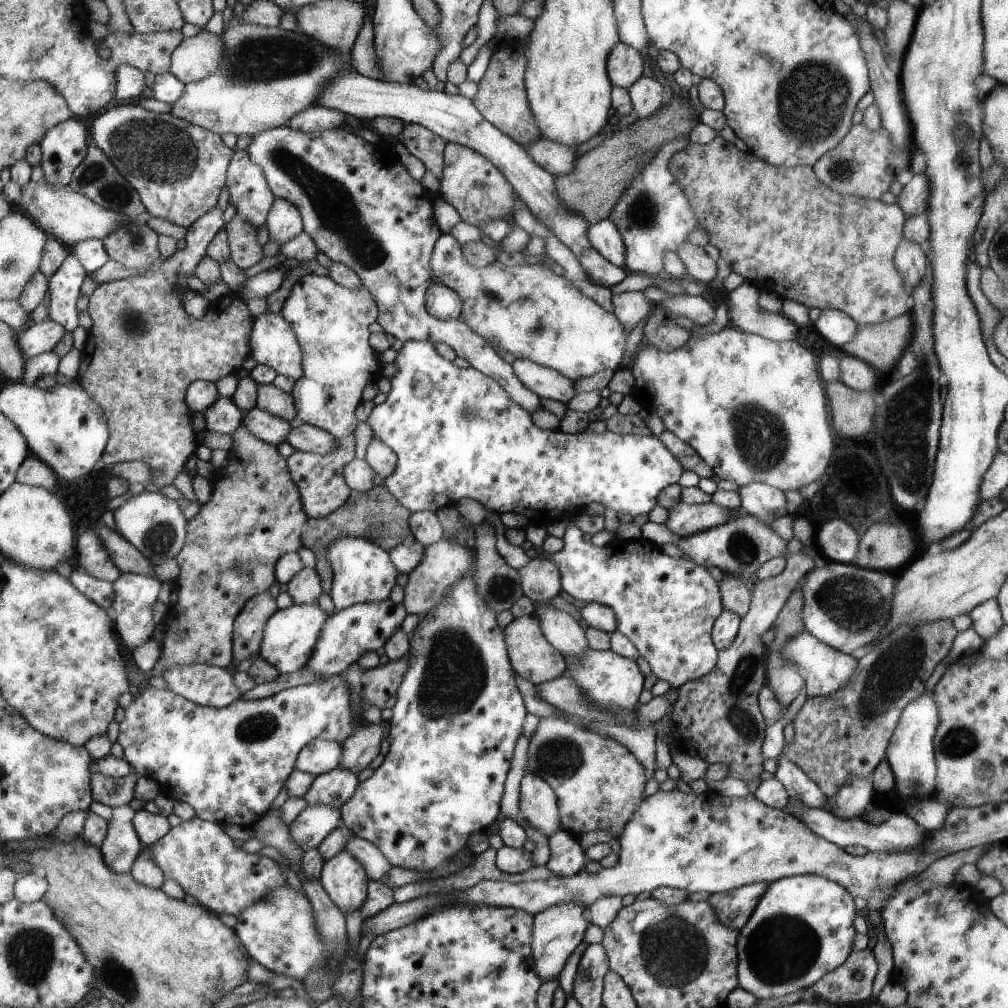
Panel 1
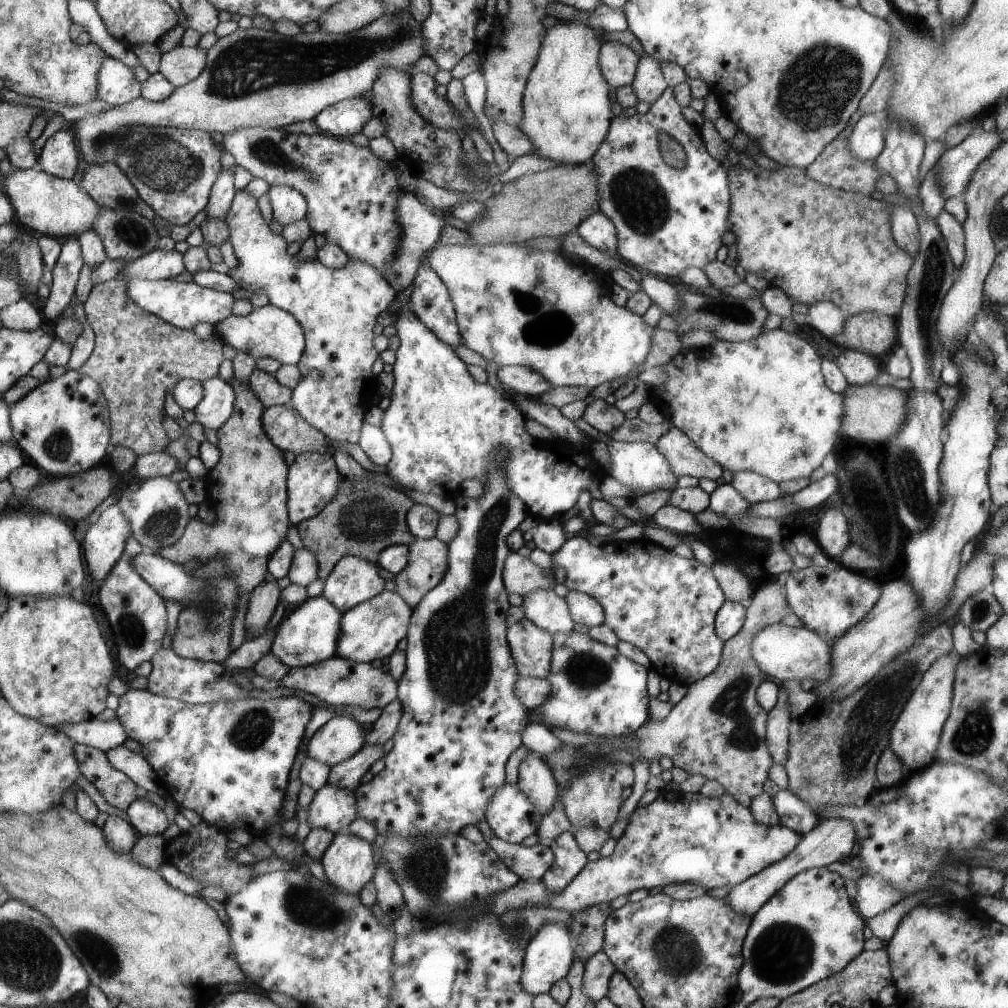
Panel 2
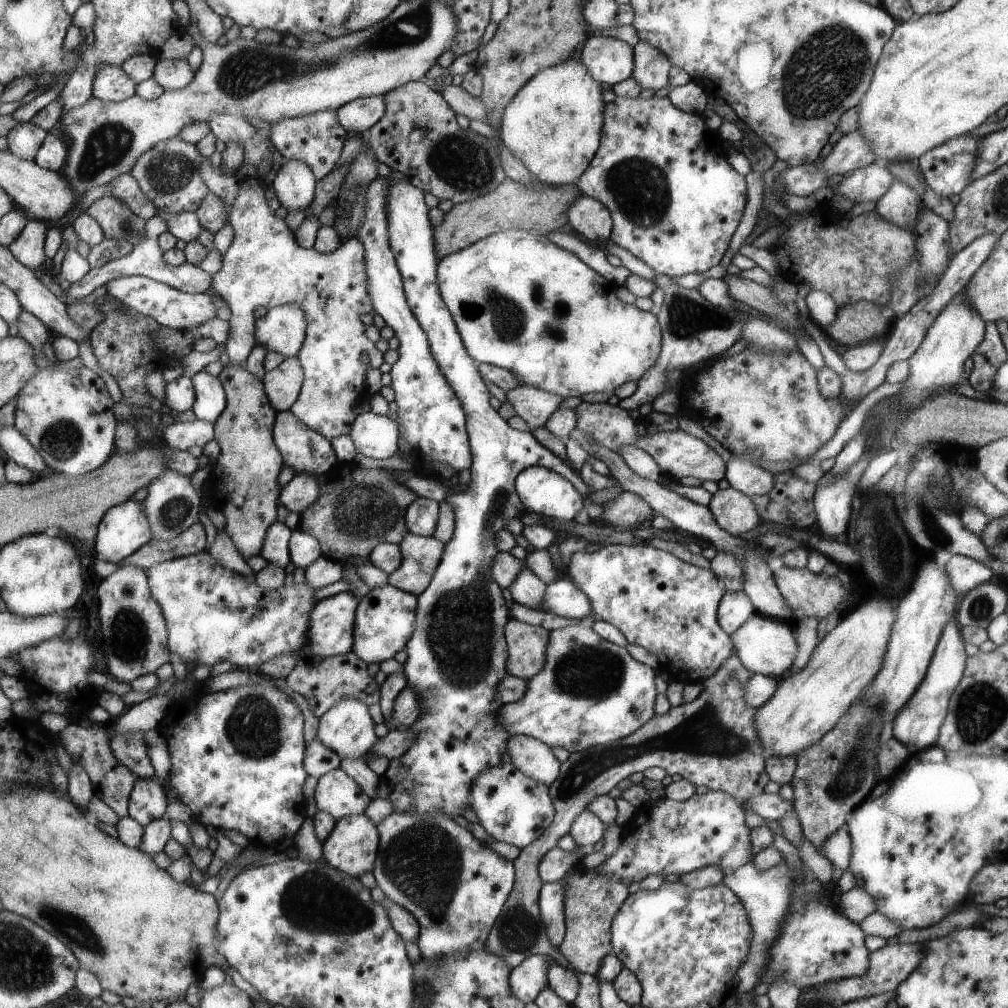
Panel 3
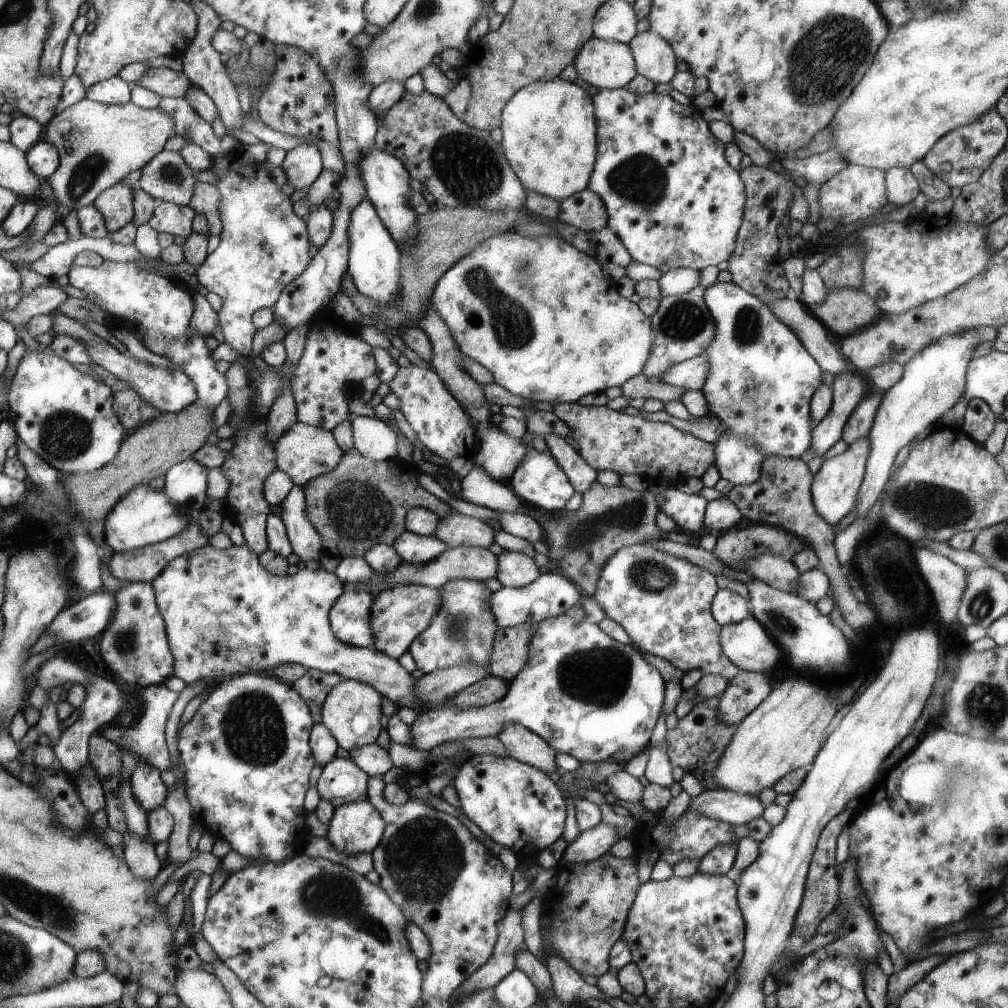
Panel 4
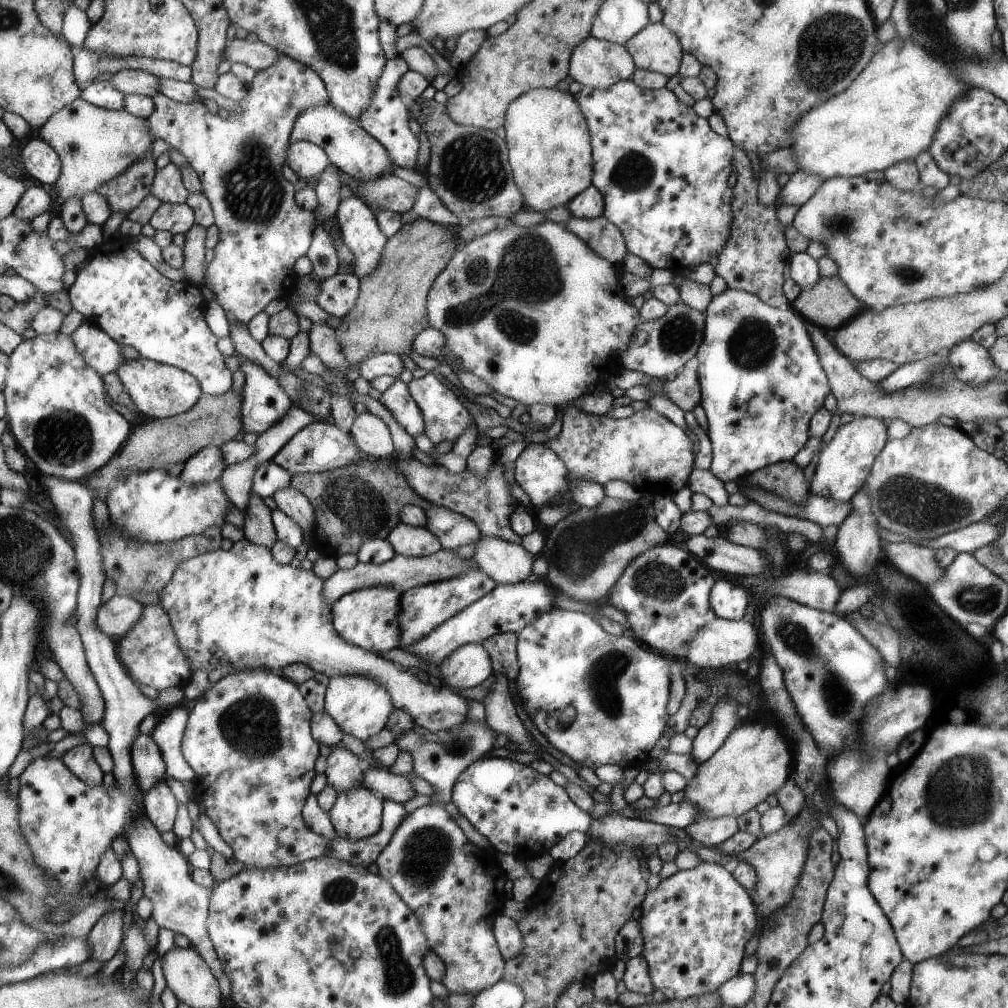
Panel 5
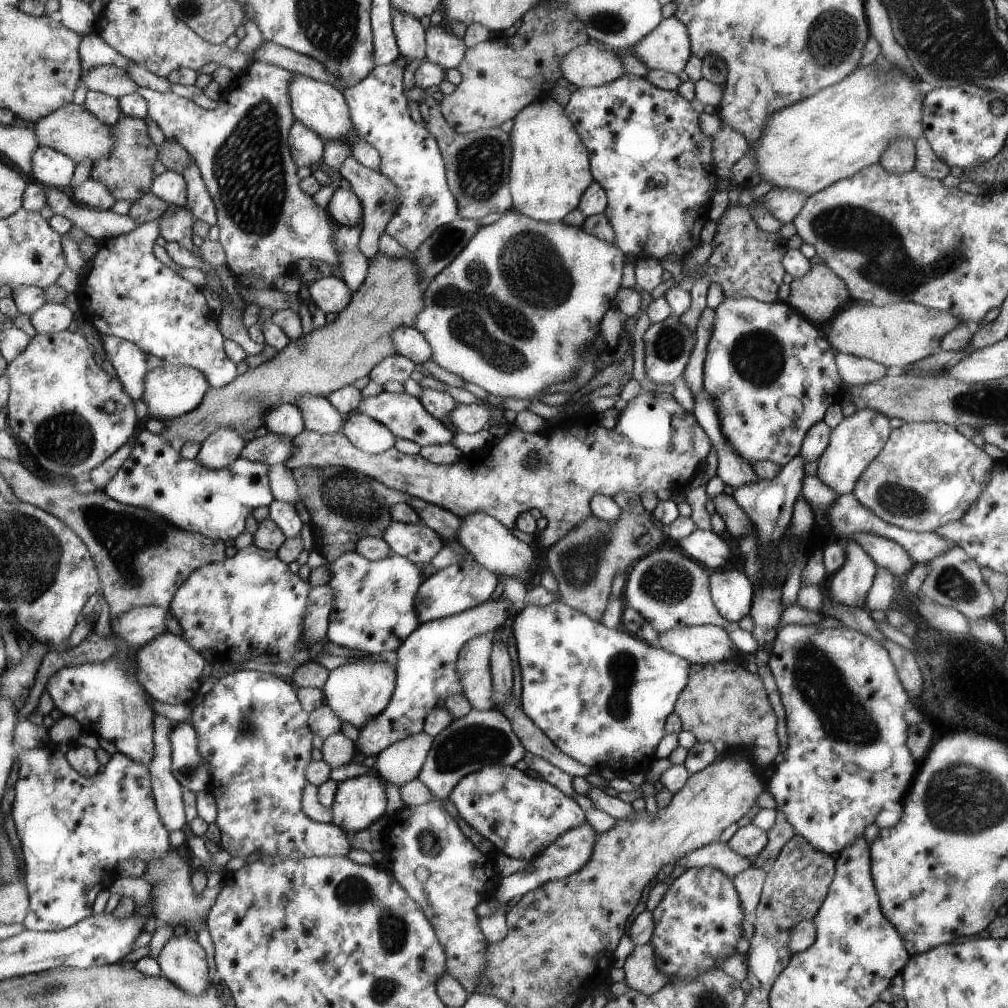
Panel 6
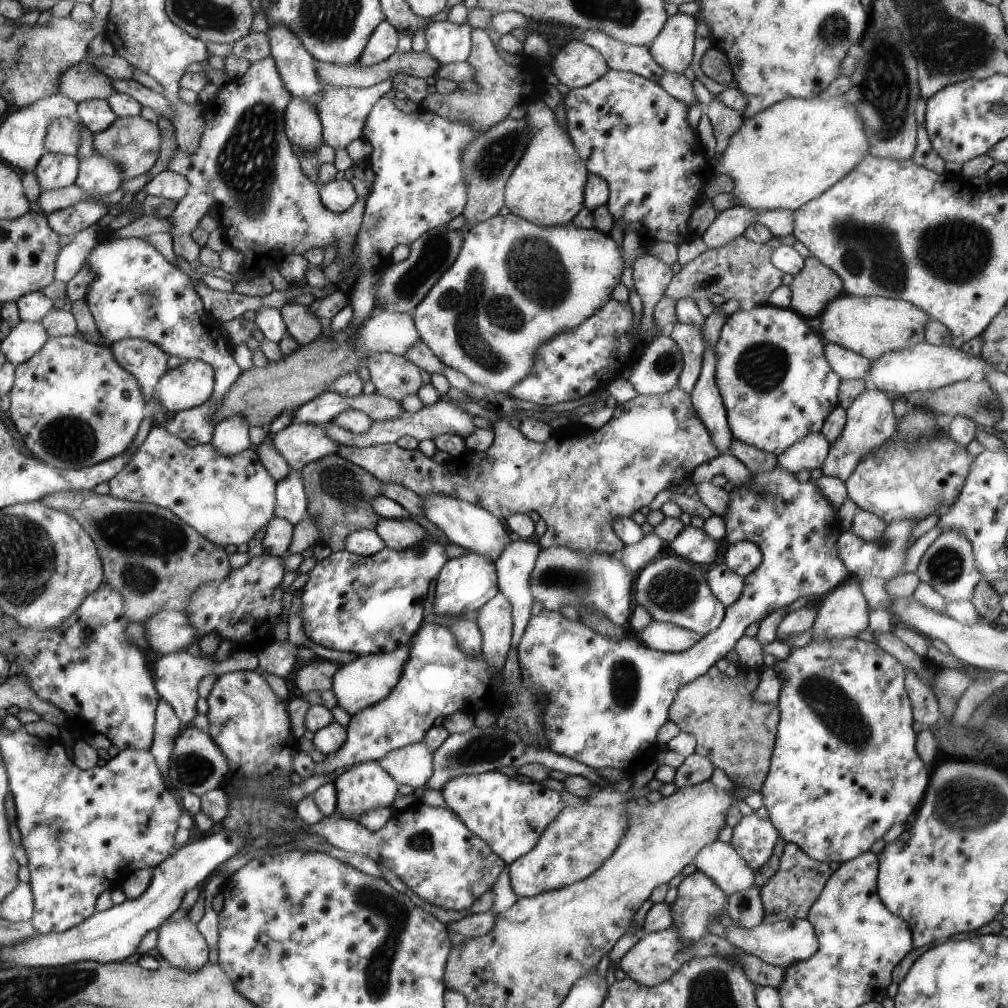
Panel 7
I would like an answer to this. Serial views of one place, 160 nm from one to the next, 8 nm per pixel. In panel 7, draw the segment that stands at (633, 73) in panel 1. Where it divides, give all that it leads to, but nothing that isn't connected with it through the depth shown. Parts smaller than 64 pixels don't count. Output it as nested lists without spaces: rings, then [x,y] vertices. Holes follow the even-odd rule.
[[[577,40],[561,45],[553,54],[549,68],[554,82],[569,89],[591,85],[609,70],[600,51]]]

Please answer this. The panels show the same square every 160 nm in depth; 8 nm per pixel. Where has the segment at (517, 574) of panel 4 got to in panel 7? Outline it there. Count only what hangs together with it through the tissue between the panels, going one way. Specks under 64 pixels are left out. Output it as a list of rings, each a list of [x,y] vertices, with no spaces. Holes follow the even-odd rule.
[[[436,491],[421,496],[424,498],[424,516],[430,520],[433,528],[439,528],[443,532],[449,542],[473,553],[487,555],[493,562],[504,552],[510,540],[496,515]]]

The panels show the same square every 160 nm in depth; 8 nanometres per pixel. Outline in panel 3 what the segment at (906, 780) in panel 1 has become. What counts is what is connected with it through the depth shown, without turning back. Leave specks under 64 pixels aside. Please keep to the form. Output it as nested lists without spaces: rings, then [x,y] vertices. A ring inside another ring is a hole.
[[[953,616],[948,621],[948,625],[944,627],[940,641],[936,643],[932,662],[920,688],[916,690],[912,700],[901,710],[897,720],[885,734],[899,740],[901,744],[907,744],[908,748],[909,746],[917,748],[917,750],[913,750],[913,754],[935,744],[935,740],[939,737],[940,726],[948,715],[948,702],[951,700],[953,690],[956,689],[963,677],[964,663],[967,661],[967,657],[964,652],[963,636],[959,635],[958,626],[959,624]]]

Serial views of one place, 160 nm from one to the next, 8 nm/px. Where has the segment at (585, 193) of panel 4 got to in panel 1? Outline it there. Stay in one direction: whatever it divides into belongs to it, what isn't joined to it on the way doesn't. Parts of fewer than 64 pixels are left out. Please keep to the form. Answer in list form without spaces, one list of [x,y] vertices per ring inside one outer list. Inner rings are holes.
[[[608,218],[589,224],[585,228],[585,238],[589,246],[599,252],[607,262],[624,267],[625,248],[617,228]]]

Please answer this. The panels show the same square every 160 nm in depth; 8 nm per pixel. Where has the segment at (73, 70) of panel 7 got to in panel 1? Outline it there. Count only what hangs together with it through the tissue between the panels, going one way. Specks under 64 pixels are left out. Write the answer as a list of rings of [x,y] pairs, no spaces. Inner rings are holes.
[[[203,29],[195,37],[187,37],[172,55],[171,73],[185,85],[205,80],[217,71],[225,46],[221,36]]]

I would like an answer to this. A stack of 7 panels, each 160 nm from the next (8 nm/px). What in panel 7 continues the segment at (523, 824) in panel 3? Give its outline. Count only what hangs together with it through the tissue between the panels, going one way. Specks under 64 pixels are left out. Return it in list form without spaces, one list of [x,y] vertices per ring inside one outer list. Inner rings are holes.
[[[499,771],[457,775],[440,788],[450,811],[457,814],[473,834],[484,839],[499,858],[508,864],[529,852],[540,834],[564,809],[559,793],[533,781],[519,782]]]

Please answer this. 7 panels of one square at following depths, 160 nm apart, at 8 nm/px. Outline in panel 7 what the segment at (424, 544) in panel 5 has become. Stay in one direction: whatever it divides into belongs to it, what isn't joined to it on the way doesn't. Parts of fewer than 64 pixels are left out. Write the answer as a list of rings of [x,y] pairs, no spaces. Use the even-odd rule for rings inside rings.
[[[383,519],[375,530],[382,539],[397,550],[405,550],[423,541],[428,536],[428,527],[415,519]]]

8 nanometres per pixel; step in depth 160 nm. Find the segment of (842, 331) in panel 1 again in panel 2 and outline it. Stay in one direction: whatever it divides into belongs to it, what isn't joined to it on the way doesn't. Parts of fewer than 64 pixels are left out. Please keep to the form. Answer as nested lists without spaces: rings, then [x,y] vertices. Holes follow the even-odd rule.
[[[823,300],[809,305],[806,318],[807,324],[827,340],[832,340],[837,334],[840,334],[845,323],[845,315],[836,306],[836,303]]]

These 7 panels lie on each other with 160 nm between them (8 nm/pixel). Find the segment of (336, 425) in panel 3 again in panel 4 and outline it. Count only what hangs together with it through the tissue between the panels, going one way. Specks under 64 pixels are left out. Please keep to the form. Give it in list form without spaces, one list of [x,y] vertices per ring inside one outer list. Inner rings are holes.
[[[163,97],[159,108],[173,118],[176,134],[189,136],[211,160],[211,169],[216,174],[213,186],[217,186],[221,194],[219,214],[225,228],[220,245],[195,275],[208,292],[223,298],[223,308],[218,314],[225,343],[241,354],[252,355],[258,332],[253,314],[266,307],[273,308],[289,284],[300,278],[312,262],[308,222],[293,212],[293,202],[281,193],[268,161],[240,164],[238,157],[236,160],[227,158],[230,152],[223,154],[222,138],[213,132],[211,122],[200,116],[183,97]],[[325,313],[311,324],[304,358],[291,376],[291,388],[298,406],[299,421],[333,431],[341,422],[351,420],[347,393],[359,389],[365,378],[377,373],[376,350],[361,340],[349,324],[332,314]]]

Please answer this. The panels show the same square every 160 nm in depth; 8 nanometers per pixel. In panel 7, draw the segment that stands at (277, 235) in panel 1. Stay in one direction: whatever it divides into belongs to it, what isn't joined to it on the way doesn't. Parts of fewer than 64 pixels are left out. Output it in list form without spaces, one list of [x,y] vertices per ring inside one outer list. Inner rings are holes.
[[[295,97],[285,115],[289,140],[303,149],[315,149],[324,142],[324,128],[317,107]]]

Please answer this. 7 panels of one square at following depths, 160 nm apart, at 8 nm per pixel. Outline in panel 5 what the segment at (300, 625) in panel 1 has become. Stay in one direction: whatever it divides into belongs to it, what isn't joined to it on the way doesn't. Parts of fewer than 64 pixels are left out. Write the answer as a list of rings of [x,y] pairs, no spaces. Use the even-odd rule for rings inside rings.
[[[370,587],[348,593],[335,601],[332,611],[336,630],[350,644],[381,653],[400,647],[400,611],[403,593],[395,587]]]

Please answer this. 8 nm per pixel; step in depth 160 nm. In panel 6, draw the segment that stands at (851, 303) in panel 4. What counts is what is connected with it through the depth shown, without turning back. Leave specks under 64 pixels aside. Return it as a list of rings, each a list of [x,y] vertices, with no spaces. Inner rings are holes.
[[[824,263],[812,265],[805,276],[792,280],[786,303],[809,322],[823,324],[850,298],[843,281]]]

